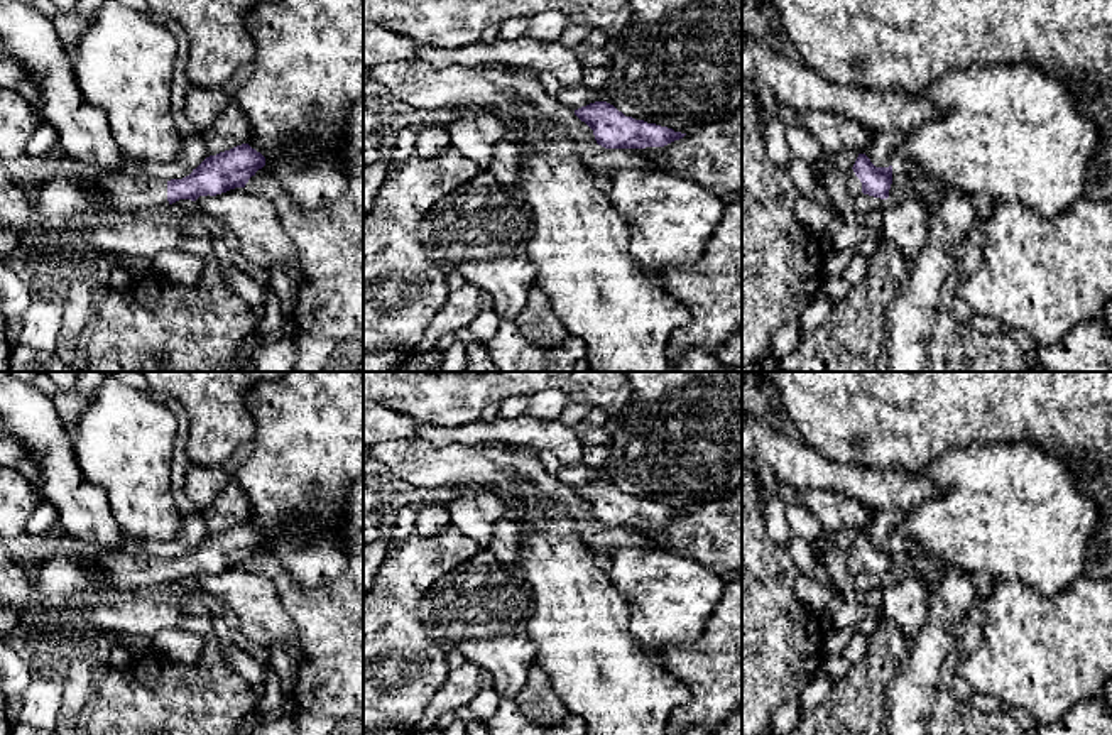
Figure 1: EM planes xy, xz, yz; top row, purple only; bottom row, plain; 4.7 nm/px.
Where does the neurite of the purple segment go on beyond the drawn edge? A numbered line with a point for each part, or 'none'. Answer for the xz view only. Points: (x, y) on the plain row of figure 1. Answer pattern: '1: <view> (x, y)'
none

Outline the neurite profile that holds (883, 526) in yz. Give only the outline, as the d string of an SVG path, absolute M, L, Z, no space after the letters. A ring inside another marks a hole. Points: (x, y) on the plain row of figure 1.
M882 510L875 512L874 519L870 520L869 527L864 531L870 541L875 546L889 546L894 544L894 531L902 520L906 512L891 512L891 510Z

